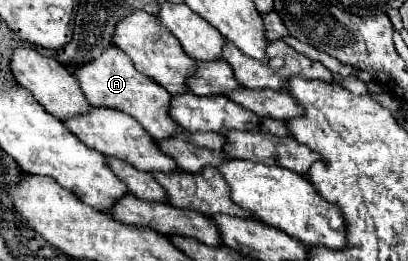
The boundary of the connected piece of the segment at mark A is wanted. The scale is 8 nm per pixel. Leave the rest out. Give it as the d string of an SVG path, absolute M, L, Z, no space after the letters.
M109 47L97 61L79 67L75 71L75 77L79 79L79 85L93 107L109 107L131 115L149 131L151 137L159 141L165 137L173 137L173 133L177 133L179 125L169 117L171 95L153 79L141 75L135 69L133 61L121 49Z

